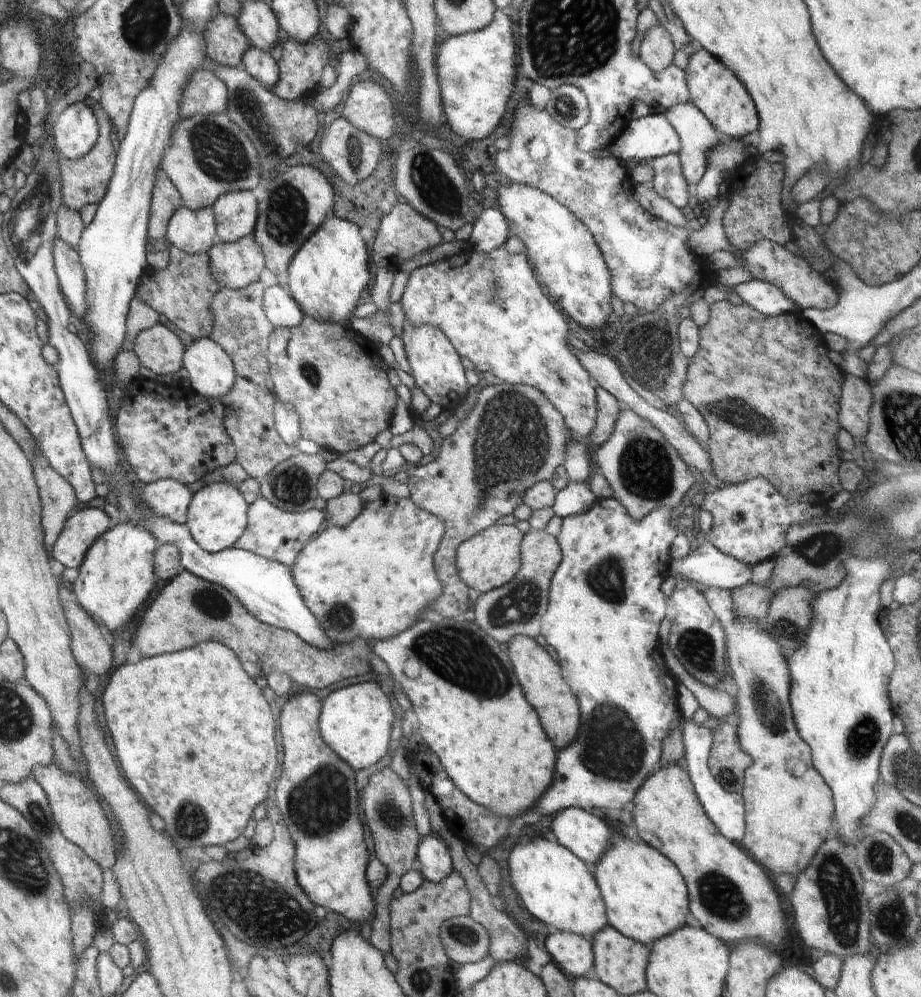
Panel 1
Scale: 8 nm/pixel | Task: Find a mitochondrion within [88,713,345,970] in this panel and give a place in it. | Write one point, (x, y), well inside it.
(260, 909)

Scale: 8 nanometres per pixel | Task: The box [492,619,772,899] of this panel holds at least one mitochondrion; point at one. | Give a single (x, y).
(614, 748)

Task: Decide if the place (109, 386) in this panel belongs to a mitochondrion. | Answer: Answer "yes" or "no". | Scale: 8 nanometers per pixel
no

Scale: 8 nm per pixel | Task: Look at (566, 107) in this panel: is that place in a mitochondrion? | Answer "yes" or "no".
yes

